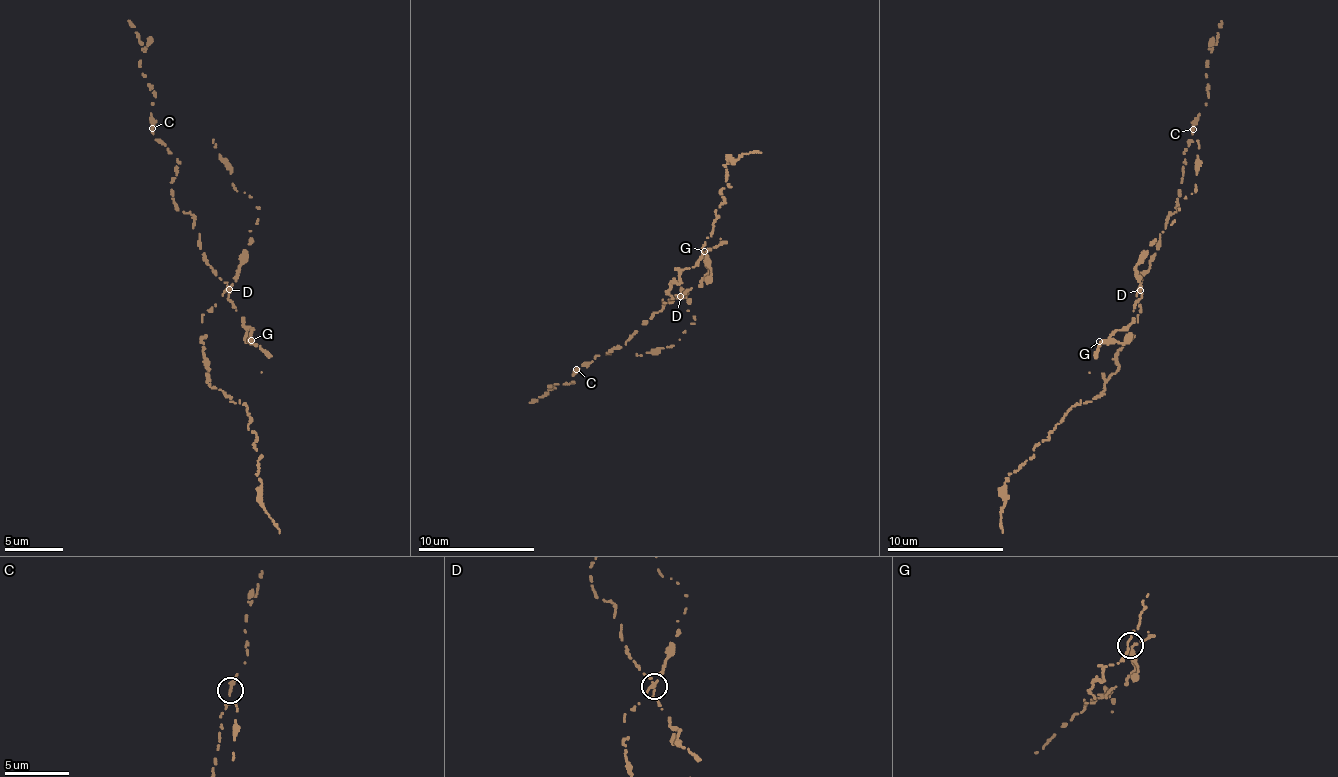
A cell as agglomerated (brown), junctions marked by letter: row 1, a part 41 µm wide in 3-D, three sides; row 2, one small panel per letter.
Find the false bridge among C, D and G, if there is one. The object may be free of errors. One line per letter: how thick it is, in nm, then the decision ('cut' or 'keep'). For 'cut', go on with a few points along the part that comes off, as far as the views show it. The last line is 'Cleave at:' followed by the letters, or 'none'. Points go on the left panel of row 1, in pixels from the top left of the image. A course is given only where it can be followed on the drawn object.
C: calibre 240 nm; keep
D: calibre 170 nm; cut; course (228, 290), (201, 317), (205, 367), (209, 384), (230, 402), (247, 405), (265, 511), (280, 532)
G: calibre 220 nm; keep
Cleave at: D

